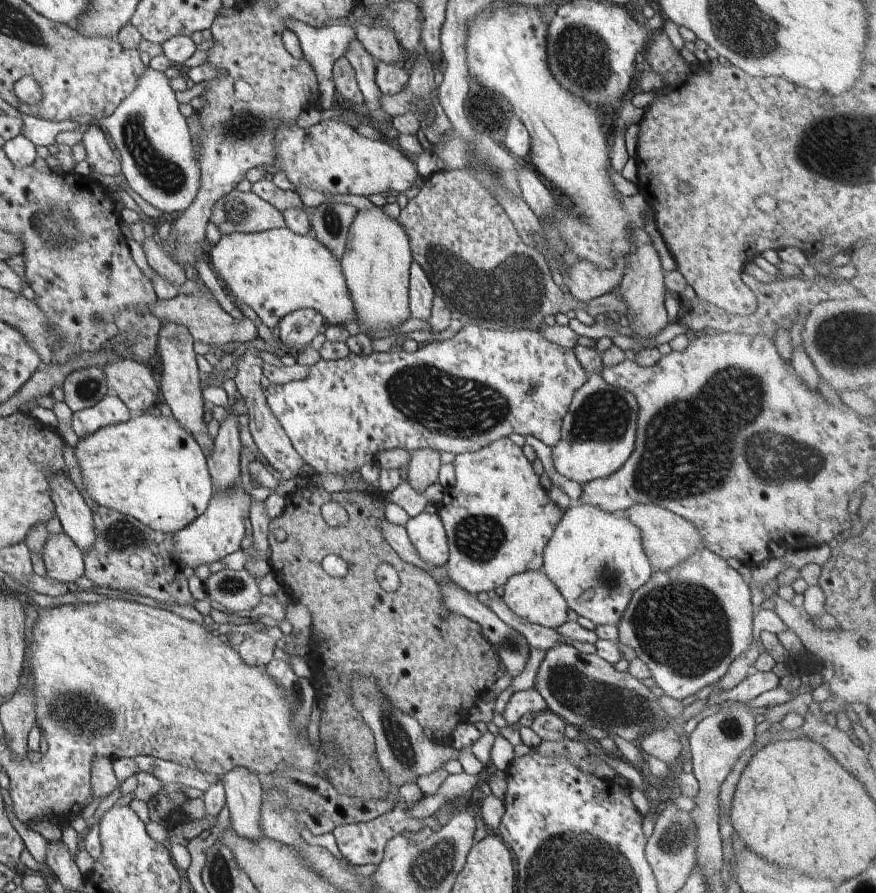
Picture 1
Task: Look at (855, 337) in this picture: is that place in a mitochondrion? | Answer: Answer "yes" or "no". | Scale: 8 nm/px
yes

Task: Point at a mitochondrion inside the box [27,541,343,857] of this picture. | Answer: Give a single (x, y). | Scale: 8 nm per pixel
(77, 715)

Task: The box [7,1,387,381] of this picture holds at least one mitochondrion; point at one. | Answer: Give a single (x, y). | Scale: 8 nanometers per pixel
(57, 225)

